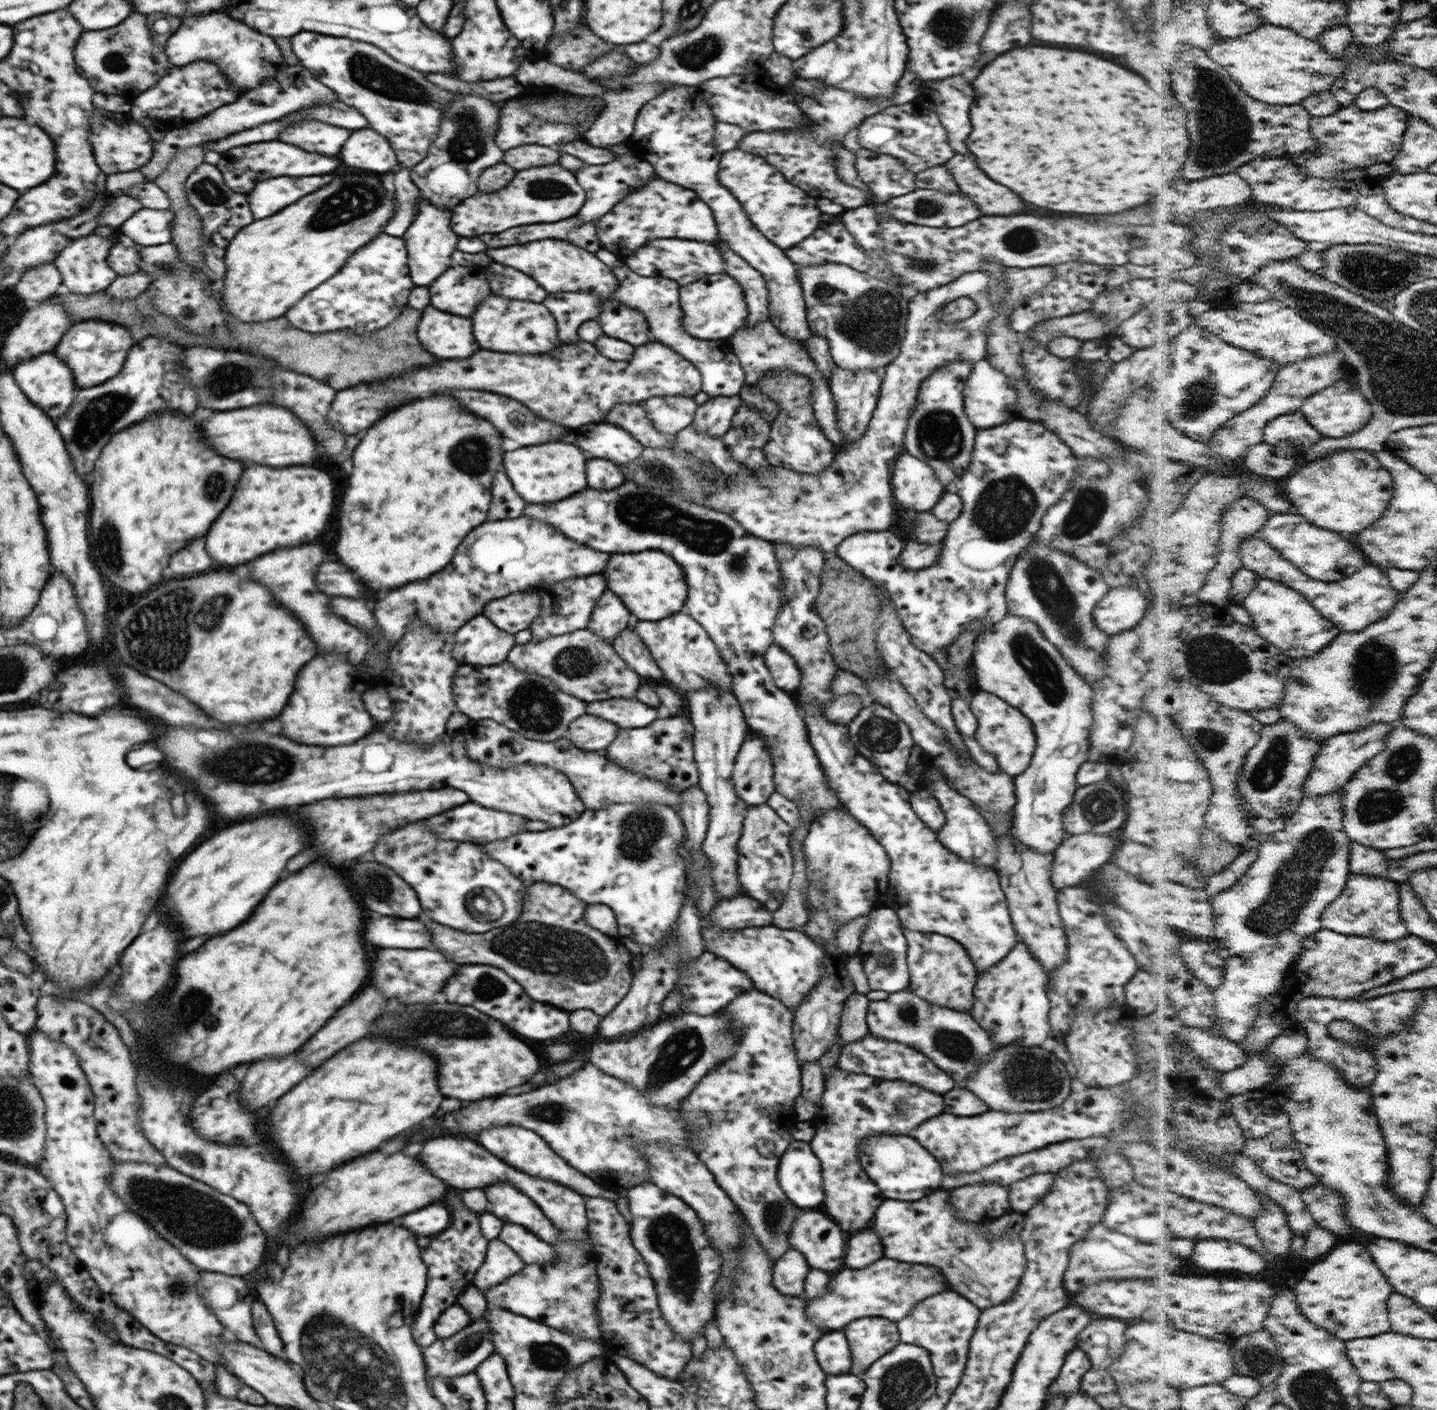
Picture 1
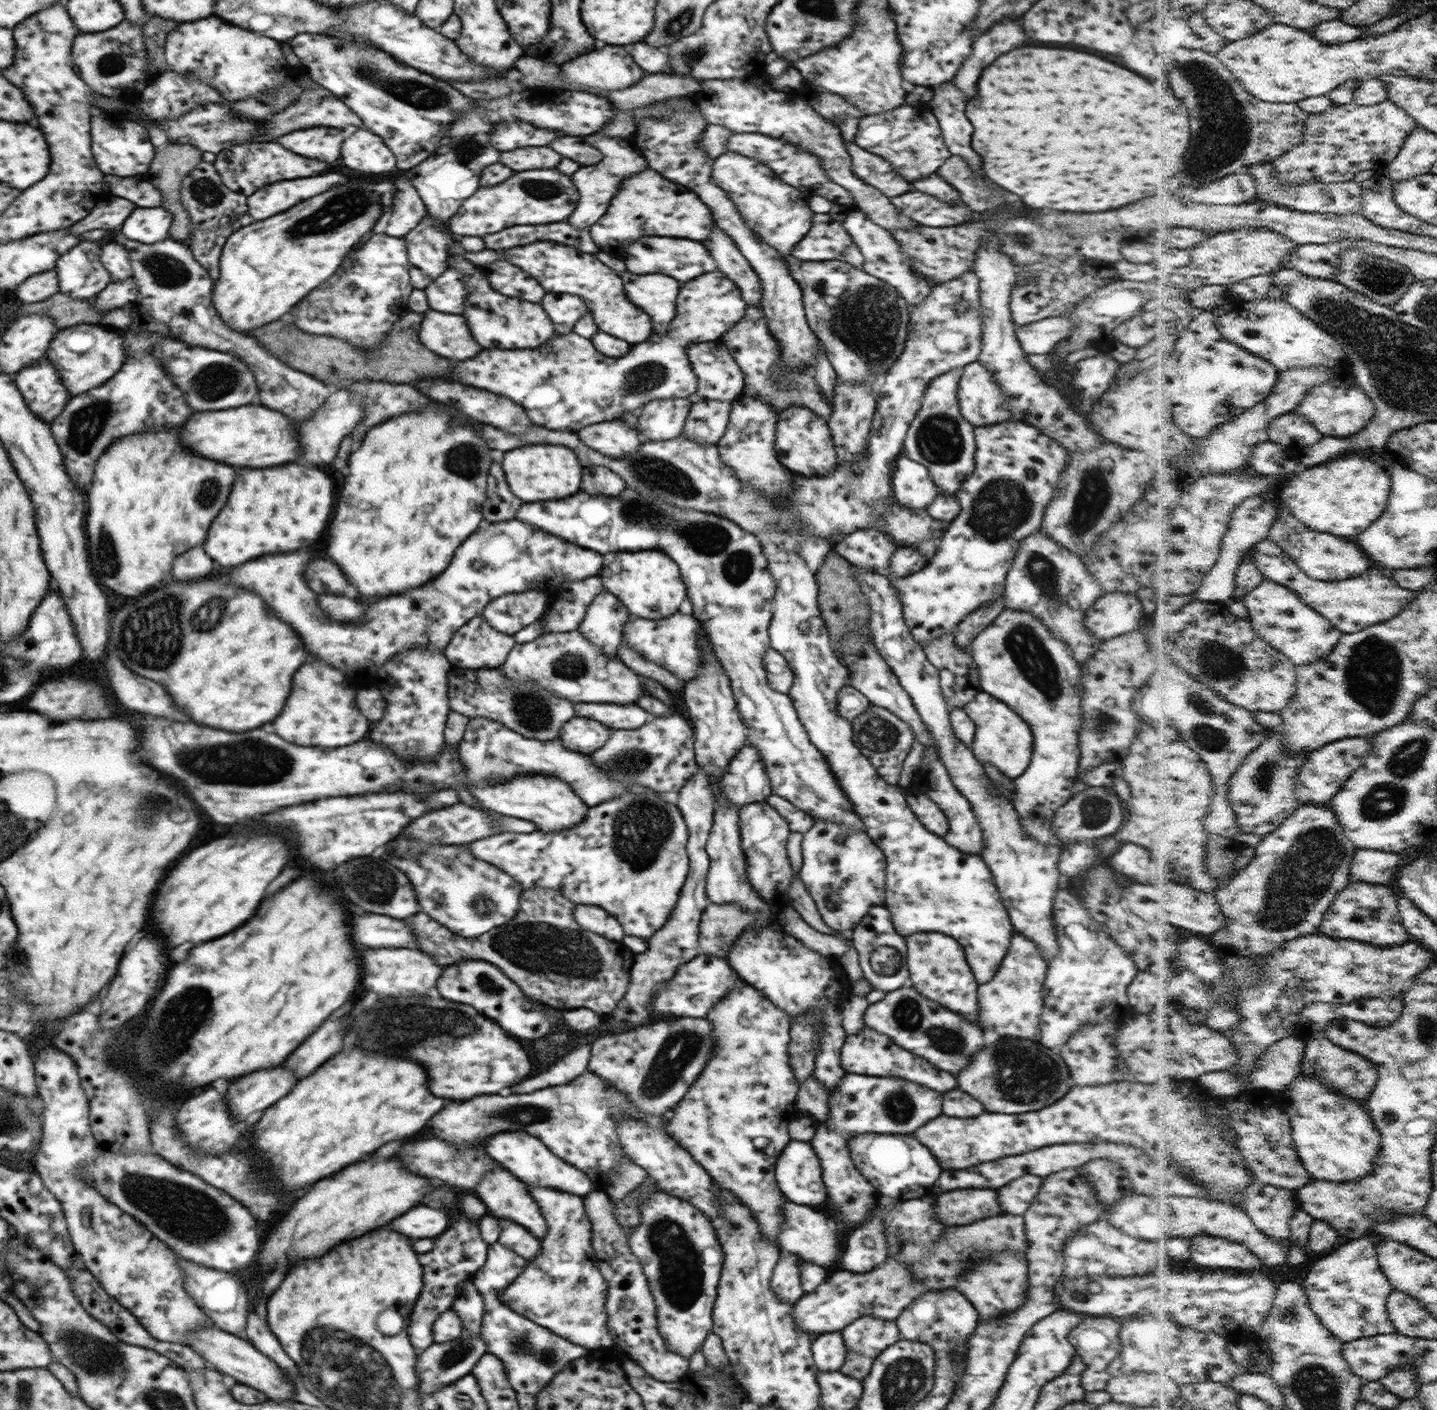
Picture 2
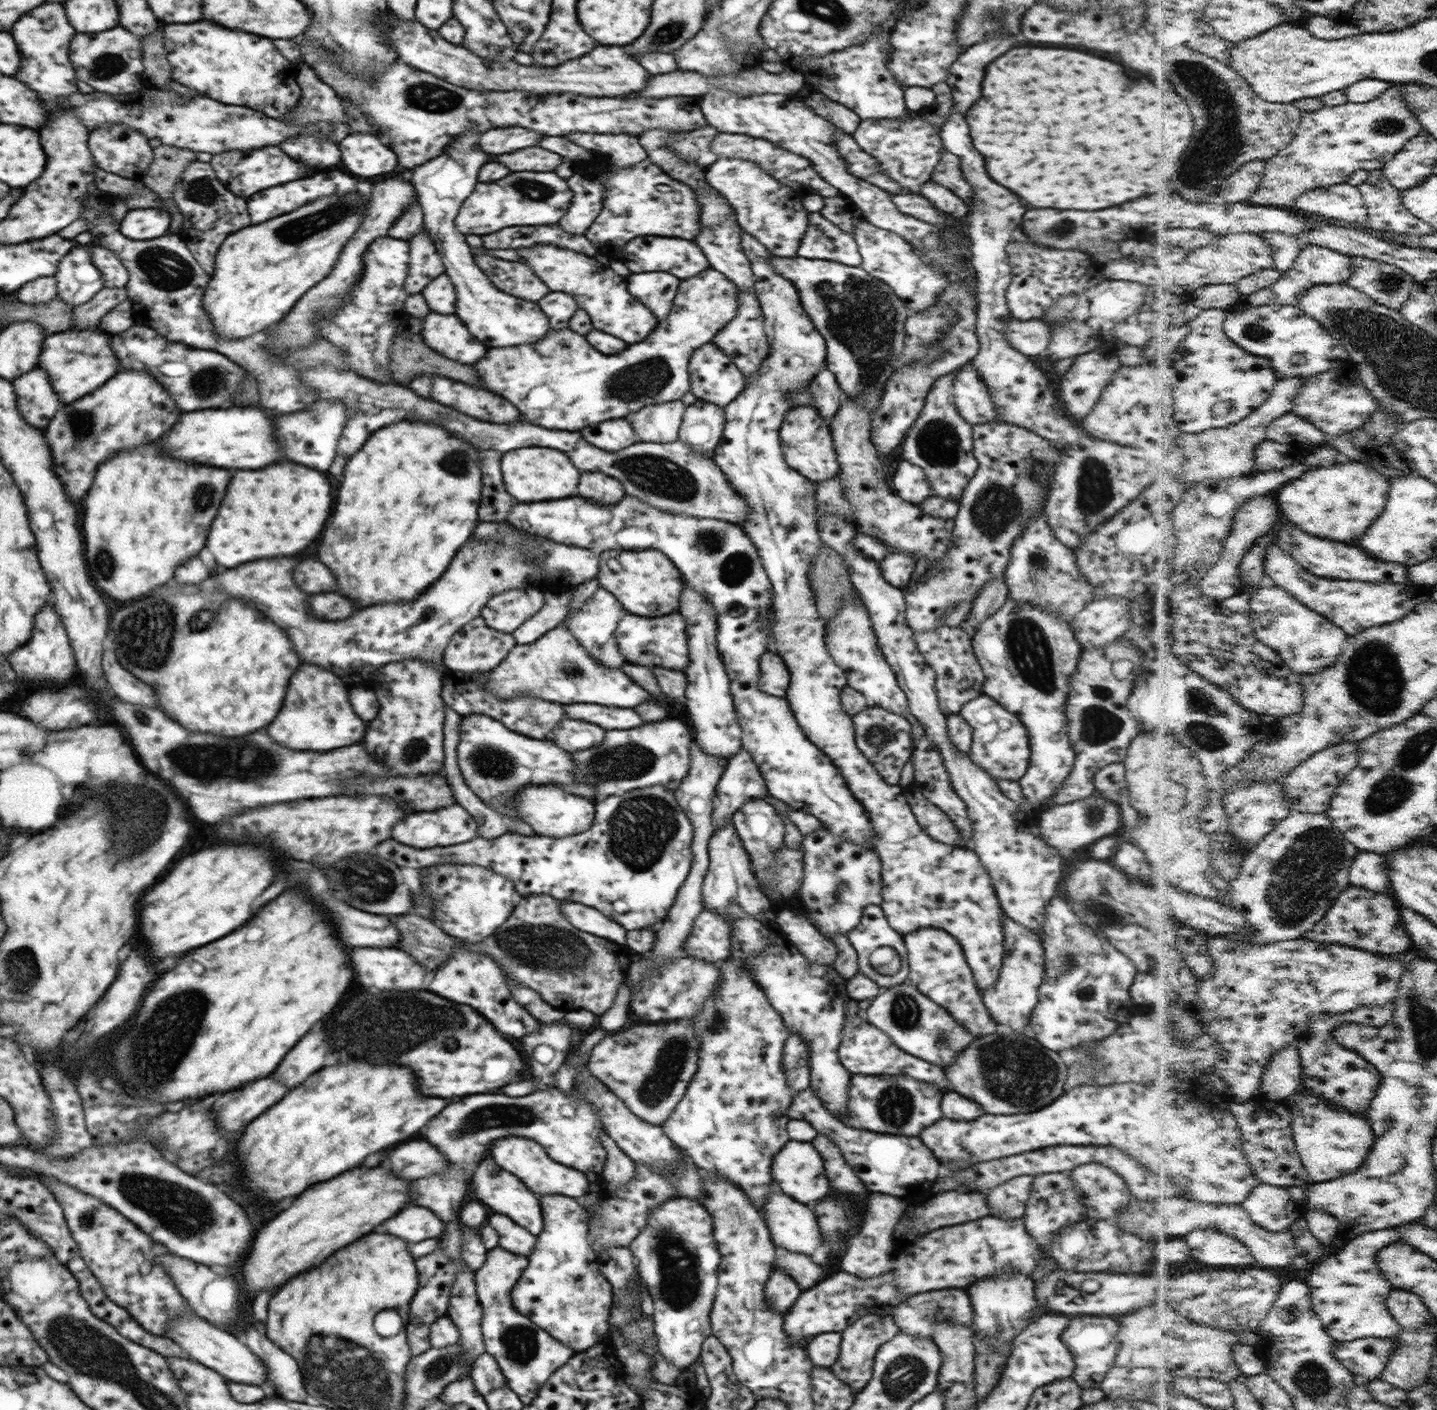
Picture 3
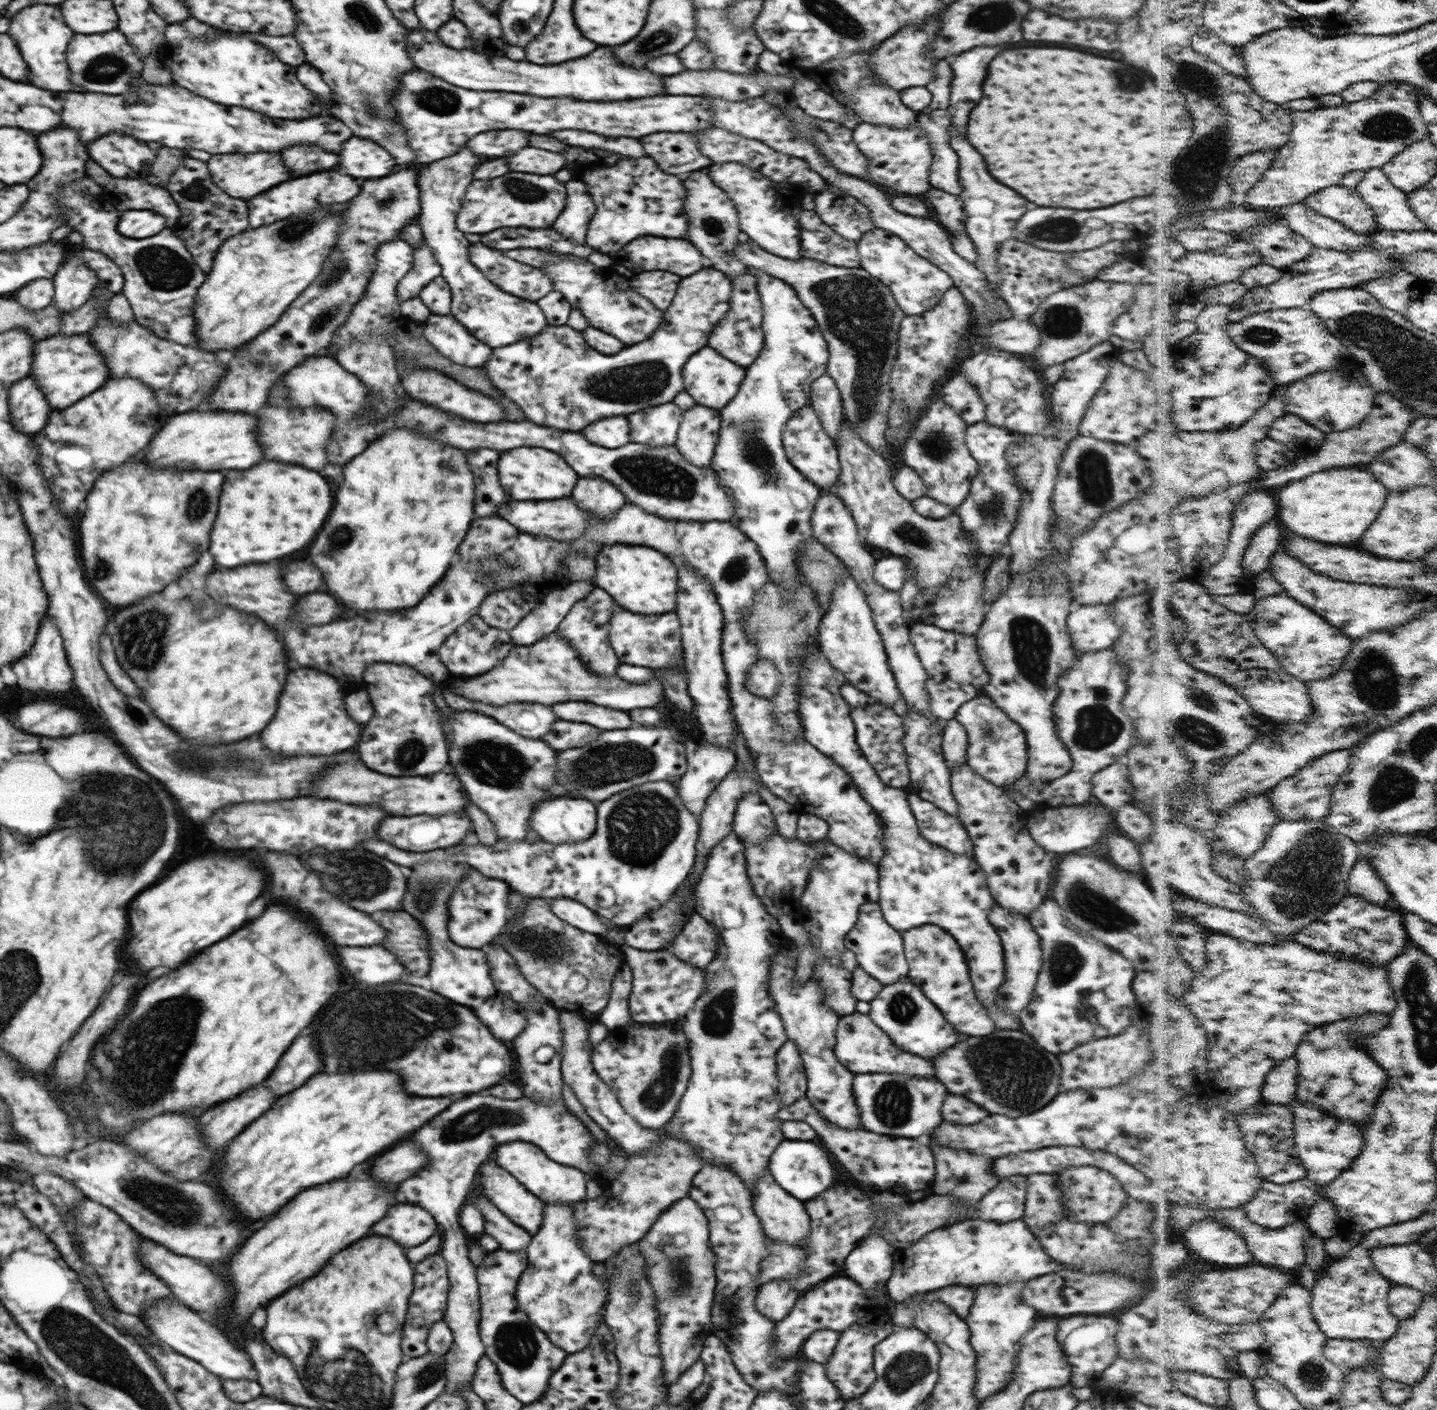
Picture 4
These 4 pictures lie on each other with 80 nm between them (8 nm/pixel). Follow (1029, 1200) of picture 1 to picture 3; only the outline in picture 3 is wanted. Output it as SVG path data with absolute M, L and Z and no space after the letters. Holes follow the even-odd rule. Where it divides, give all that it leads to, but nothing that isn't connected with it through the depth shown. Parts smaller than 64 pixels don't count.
M1030 1176L1012 1178L988 1192L987 1205L990 1217L1000 1219L1023 1219L1028 1198L1030 1198Z

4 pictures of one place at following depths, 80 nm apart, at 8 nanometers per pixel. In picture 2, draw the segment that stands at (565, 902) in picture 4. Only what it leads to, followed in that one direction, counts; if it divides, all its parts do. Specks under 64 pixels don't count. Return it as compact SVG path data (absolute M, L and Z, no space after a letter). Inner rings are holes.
M575 904L573 917L580 928L599 934L608 940L622 942L626 935L622 925L599 906Z

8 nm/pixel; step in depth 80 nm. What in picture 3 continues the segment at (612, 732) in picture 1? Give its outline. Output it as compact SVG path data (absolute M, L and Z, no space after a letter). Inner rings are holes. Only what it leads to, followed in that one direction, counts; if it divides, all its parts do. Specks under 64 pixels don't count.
M564 718L560 720L558 726L555 726L548 740L552 740L568 752L576 752L598 746L604 741L605 735L606 730L596 724Z

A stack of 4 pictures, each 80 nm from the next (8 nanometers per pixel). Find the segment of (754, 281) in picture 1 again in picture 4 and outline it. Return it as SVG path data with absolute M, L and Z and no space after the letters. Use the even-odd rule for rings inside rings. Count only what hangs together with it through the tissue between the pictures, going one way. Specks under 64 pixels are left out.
M709 167L689 172L689 174L691 175L688 175L688 178L680 179L688 190L688 198L684 198L684 204L686 204L684 210L688 212L687 217L690 224L688 240L694 242L700 248L700 252L712 260L710 265L712 268L718 269L730 278L754 272L734 257L734 247L744 236L739 227L739 218L733 200L730 200L728 194L720 187L716 187L710 180Z

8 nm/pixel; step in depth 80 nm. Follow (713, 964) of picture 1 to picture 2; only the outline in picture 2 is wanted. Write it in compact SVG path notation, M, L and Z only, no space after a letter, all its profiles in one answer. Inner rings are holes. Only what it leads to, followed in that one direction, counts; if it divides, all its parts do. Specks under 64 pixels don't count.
M709 954L696 955L688 962L676 967L674 976L667 982L664 989L660 989L651 1002L651 1012L656 1016L676 1016L690 1018L705 1018L705 1014L723 996L726 996L738 983L744 981L729 965L726 958L718 958Z

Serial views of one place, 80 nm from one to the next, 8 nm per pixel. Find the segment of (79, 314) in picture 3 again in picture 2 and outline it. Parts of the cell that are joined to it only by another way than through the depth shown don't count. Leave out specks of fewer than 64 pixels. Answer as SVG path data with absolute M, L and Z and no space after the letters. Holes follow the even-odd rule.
M134 277L108 283L108 286L100 291L95 297L93 308L95 310L112 310L131 306L138 294L138 287Z

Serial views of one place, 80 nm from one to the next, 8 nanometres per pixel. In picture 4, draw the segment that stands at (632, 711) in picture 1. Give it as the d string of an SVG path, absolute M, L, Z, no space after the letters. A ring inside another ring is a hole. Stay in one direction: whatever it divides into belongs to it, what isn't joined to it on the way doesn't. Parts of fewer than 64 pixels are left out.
M568 701L551 705L556 718L568 722L584 722L605 730L627 729L636 726L628 711L608 710L605 706L593 702Z

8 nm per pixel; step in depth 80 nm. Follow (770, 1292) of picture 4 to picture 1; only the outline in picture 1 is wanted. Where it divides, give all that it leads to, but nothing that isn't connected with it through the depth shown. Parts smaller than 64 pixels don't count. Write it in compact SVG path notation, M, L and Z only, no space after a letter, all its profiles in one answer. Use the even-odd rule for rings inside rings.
M792 1248L788 1249L782 1257L773 1264L773 1285L780 1294L801 1298L806 1280L806 1275L811 1269L805 1256Z

